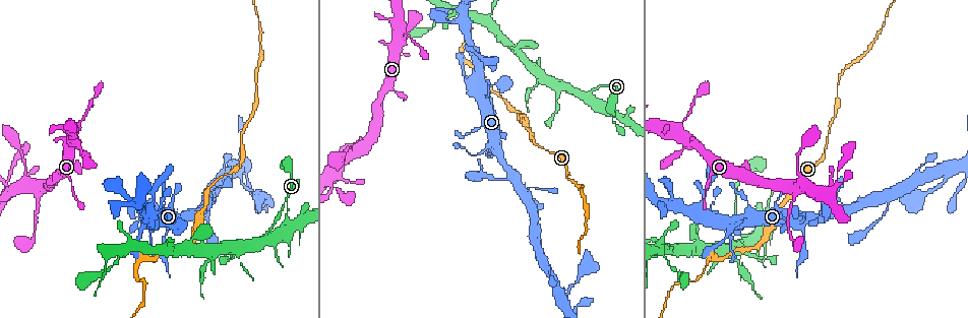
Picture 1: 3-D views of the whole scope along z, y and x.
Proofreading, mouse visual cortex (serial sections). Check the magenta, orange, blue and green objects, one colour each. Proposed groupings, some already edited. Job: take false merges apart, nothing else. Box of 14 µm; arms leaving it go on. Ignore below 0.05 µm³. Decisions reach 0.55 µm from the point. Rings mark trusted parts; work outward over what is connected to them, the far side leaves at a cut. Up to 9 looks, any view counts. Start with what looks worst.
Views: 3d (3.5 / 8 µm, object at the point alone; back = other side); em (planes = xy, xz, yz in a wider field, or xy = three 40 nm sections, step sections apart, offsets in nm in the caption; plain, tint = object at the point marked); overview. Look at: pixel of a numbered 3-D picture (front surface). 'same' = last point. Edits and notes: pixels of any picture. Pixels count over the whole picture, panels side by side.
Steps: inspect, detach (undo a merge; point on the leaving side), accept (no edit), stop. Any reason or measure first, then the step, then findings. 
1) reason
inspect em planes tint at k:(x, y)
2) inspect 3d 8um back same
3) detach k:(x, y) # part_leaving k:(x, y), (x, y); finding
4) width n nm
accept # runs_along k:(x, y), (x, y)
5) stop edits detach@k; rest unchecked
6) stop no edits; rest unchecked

four-way junction
inspect 3d 3.5um at 1:(829, 191)

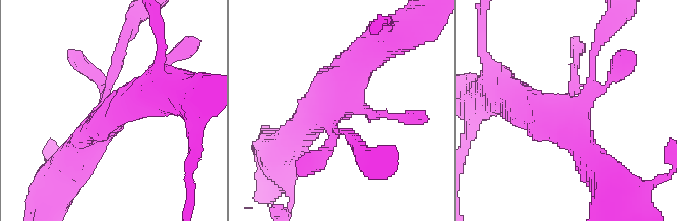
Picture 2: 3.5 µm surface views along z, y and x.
need the tissue
inspect em xy step 2 tint at 2:(339, 107)

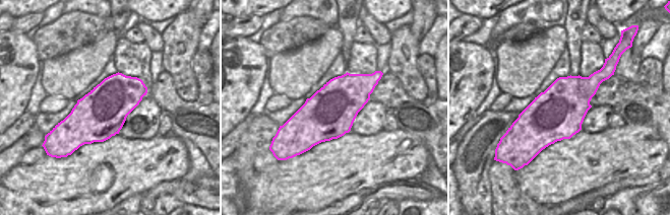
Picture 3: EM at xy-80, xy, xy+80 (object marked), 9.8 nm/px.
cut it another way
inspect em xy step 5 tint same

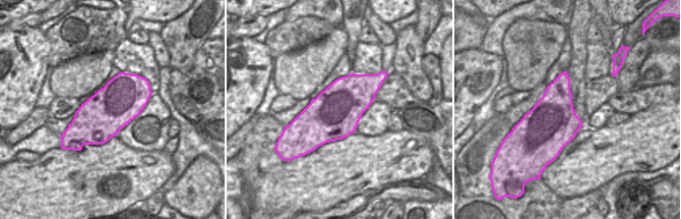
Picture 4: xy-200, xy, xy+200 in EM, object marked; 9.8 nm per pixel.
accept # runs_along 2:(511, 97), (571, 112), (593, 84), (593, 56); all the same cell

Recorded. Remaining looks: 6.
inspect 3d 3.5um at 1:(588, 94)

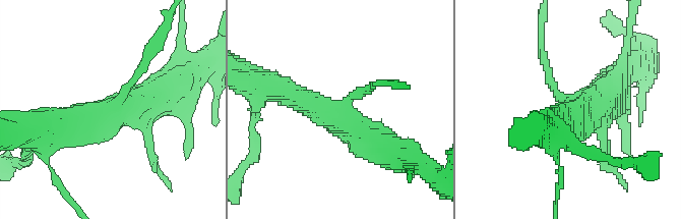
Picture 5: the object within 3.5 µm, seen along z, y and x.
arms 3; arm_widths 150, 400, 450 nm; need the tissue
inspect em xy step 1 tint at 5:(112, 103)

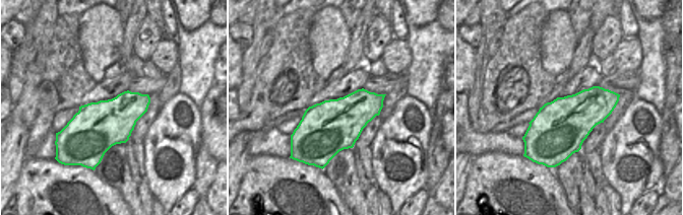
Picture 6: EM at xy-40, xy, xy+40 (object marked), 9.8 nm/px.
accept # runs_along 5:(148, 54), (108, 111), (57, 126); all the same cell

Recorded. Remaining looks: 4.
side arm on a straight run
inspect 3d 3.5um at 1:(80, 122)

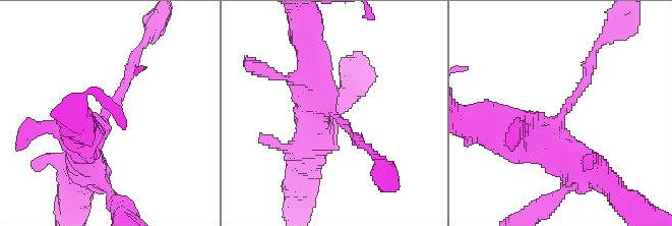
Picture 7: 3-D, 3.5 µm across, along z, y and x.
now the EM
inspect em xy step 2 tint at 7:(334, 115)

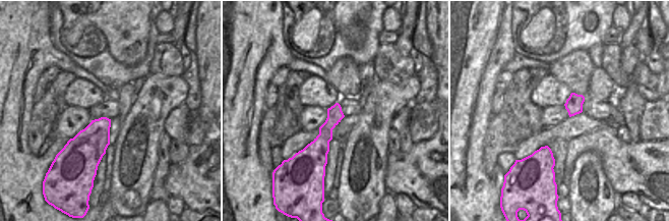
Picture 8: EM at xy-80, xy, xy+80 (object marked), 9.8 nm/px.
accept # runs_along 8:(337, 106), (325, 135), (304, 157); all the same cell

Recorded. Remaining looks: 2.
small branch off a trunk
inspect 3d 3.5um at 1:(540, 76)

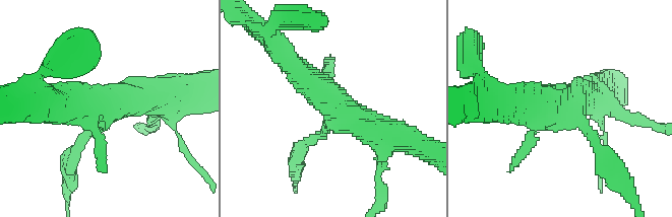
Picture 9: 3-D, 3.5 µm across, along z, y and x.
inspect em xy step 1 tint at 9:(562, 102)

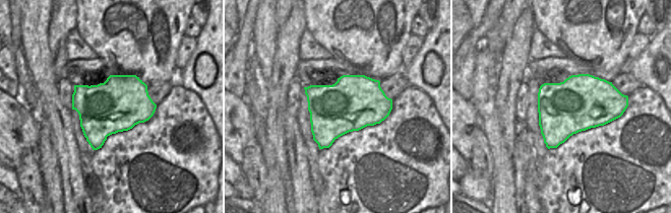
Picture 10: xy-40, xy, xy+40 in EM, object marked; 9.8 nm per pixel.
accept # runs_along 9:(400, 135), (353, 120), (287, 60); continuous, no second cell

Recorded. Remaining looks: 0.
stop no edits; rest unchecked

